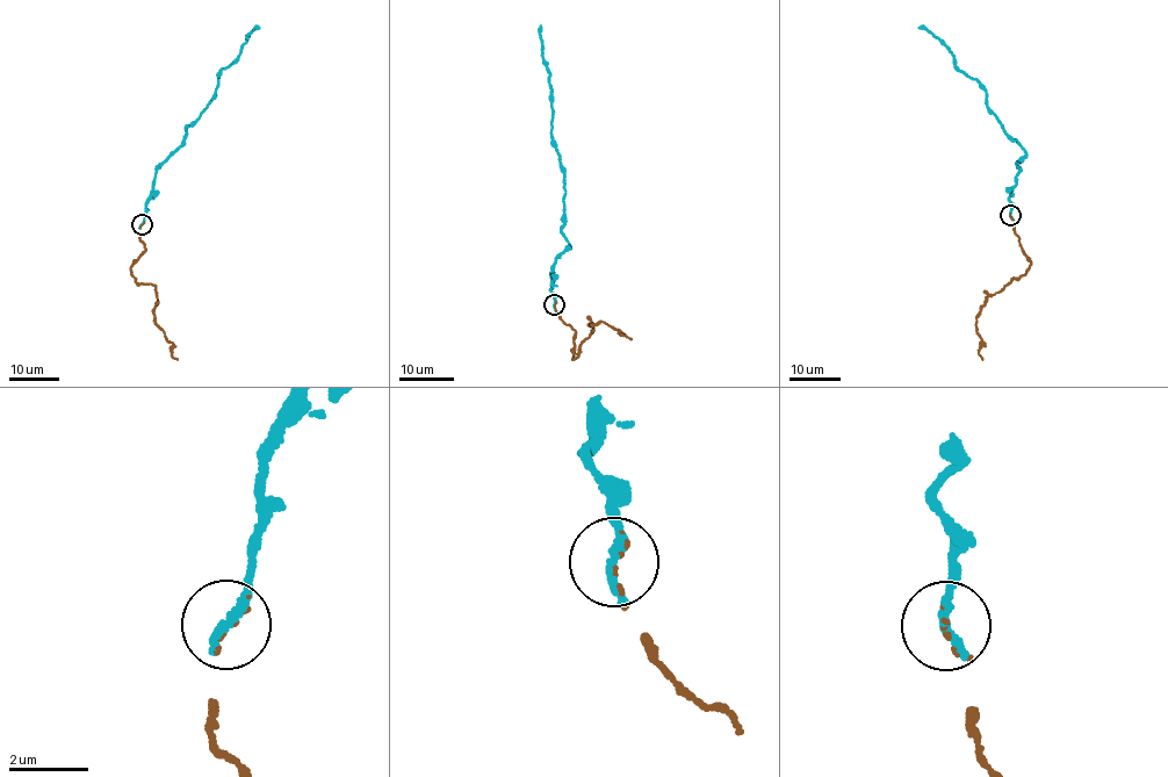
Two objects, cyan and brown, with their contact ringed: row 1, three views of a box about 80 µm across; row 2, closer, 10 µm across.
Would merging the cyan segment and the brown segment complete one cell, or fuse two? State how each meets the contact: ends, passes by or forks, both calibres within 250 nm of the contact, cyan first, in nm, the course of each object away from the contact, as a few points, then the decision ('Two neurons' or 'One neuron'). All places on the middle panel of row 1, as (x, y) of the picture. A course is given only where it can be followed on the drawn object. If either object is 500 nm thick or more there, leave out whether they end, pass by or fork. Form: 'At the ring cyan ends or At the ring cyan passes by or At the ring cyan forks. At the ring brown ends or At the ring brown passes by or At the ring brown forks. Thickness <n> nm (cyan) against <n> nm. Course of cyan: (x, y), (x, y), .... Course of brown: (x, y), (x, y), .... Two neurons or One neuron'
At the ring cyan passes by. At the ring brown ends. Thickness 190 nm (cyan) against 70 nm. Course of cyan: (555, 304), (549, 273), (569, 246), (561, 229), (564, 177), (550, 129), (553, 91), (540, 24). Course of brown: (555, 304), (560, 317), (576, 332), (574, 359), (591, 332), (590, 324), (605, 322), (631, 339). One neuron

